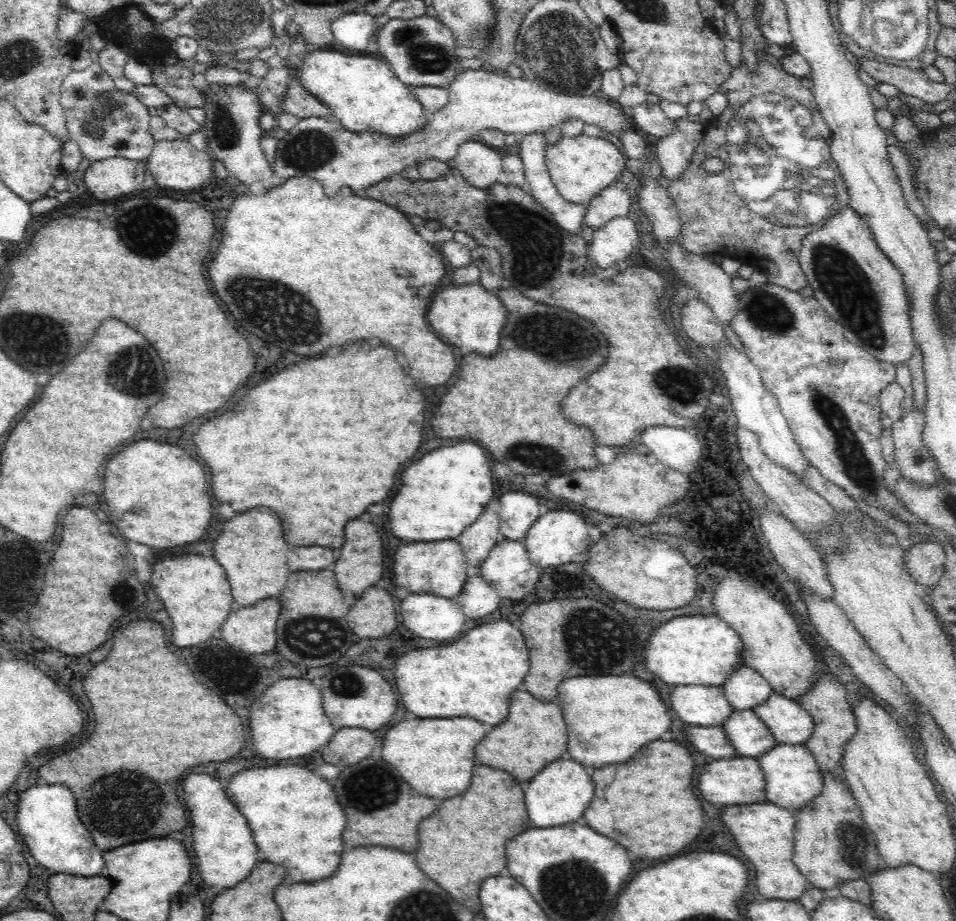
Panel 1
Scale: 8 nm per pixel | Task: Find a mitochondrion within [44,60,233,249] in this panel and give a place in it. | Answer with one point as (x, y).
(93, 128)

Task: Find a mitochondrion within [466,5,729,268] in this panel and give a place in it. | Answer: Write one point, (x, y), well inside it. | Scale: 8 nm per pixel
(556, 48)

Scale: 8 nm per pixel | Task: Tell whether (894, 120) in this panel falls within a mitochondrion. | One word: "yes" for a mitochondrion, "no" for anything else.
no

